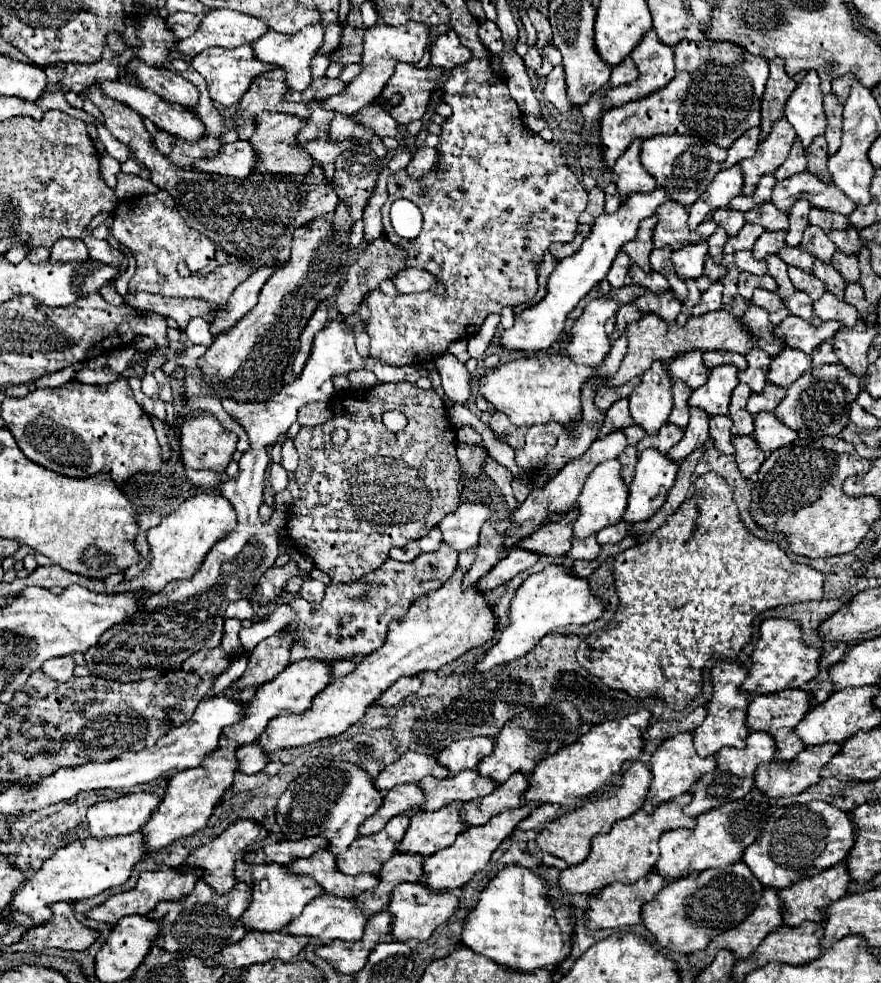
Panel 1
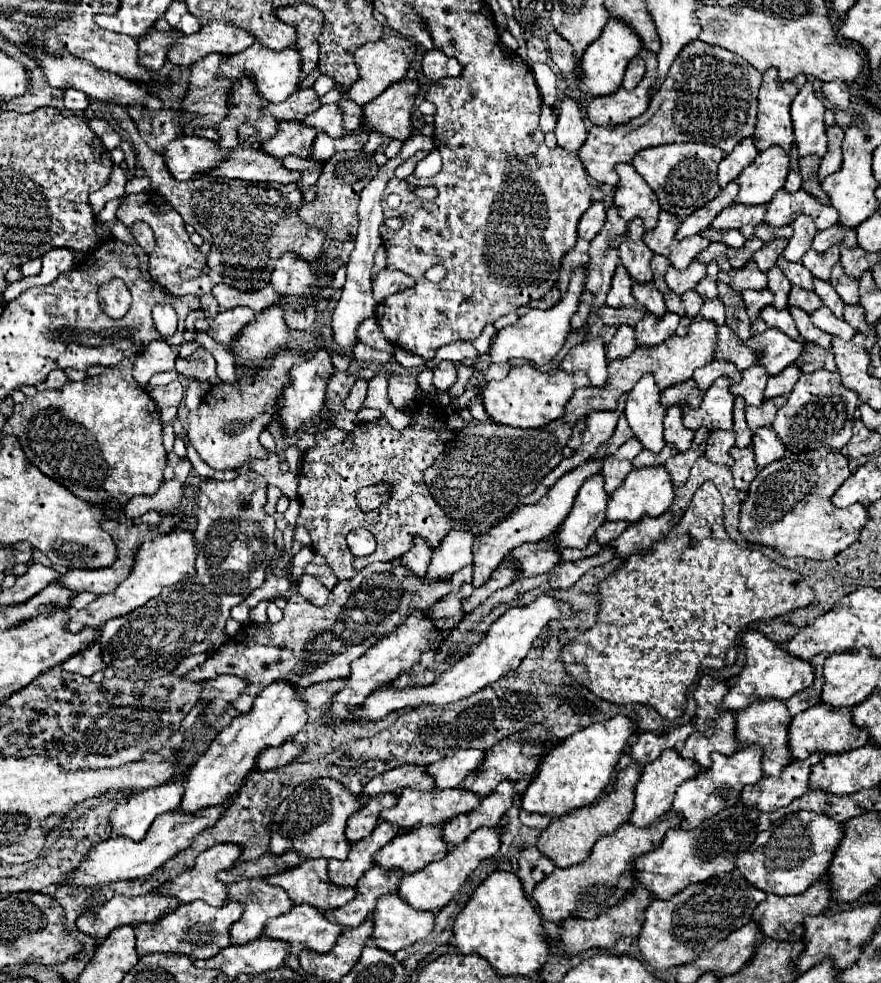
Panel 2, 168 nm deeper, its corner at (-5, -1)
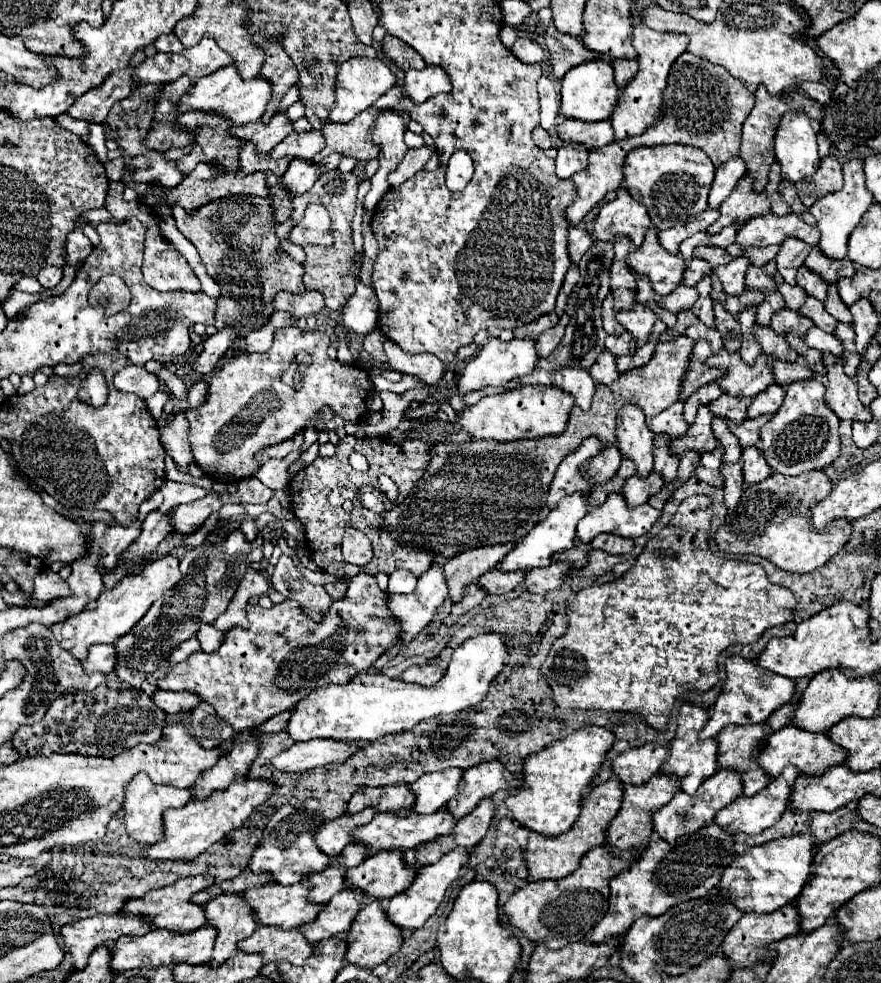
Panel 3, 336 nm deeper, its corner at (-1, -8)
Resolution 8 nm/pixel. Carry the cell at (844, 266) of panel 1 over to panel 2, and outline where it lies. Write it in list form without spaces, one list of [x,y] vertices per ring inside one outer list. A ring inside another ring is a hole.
[[[839,262],[833,266],[831,282],[833,282],[833,288],[843,298],[845,304],[857,304],[859,302],[859,282],[855,278],[847,276]]]

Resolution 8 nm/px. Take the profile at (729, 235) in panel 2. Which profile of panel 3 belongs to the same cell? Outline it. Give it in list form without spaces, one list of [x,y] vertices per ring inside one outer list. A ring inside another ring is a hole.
[[[713,247],[695,249],[695,257],[705,259],[711,265],[711,269],[715,269],[719,265],[727,265],[731,261],[731,255],[725,249],[713,249]]]

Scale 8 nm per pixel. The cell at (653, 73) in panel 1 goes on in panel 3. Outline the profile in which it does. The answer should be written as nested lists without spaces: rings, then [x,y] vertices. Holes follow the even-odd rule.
[[[561,121],[555,127],[555,133],[561,141],[565,143],[579,143],[583,145],[587,151],[605,147],[613,141],[613,127],[611,121],[595,121],[593,125],[589,123],[581,123],[581,121]]]

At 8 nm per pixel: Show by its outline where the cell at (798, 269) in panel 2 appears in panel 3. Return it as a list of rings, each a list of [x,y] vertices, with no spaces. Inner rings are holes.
[[[779,273],[773,277],[773,281],[775,281],[779,293],[785,299],[785,307],[791,309],[791,311],[799,311],[801,305],[805,303],[805,299],[807,299],[807,293],[799,285],[785,285],[785,281],[781,281]]]

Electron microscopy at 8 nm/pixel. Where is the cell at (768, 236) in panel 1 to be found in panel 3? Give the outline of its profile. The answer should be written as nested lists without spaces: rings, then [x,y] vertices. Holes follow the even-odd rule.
[[[751,265],[751,267],[747,269],[745,285],[747,285],[747,289],[755,289],[755,291],[761,291],[761,293],[765,293],[765,295],[769,295],[769,293],[775,291],[775,283],[773,283],[773,279],[765,273],[763,267],[753,267],[753,265]]]

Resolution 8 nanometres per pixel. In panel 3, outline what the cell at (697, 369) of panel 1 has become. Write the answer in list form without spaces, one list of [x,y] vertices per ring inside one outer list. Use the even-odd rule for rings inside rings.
[[[681,401],[673,403],[669,409],[657,413],[653,417],[647,417],[647,425],[655,435],[669,435],[671,439],[683,437],[689,429],[689,425],[685,425],[685,419],[683,419],[683,403]]]

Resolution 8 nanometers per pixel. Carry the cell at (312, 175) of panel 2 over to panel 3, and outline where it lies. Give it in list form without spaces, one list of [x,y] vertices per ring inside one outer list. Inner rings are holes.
[[[271,171],[265,173],[267,189],[269,189],[269,199],[273,205],[273,217],[275,223],[283,223],[291,215],[291,197],[285,195],[285,189],[281,189],[279,177],[275,177]]]

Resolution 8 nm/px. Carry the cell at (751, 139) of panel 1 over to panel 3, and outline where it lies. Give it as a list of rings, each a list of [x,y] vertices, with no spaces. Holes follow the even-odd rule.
[[[735,157],[733,161],[727,161],[725,165],[717,167],[715,181],[709,191],[709,207],[719,209],[719,205],[725,201],[725,197],[735,189],[737,181],[745,175],[745,161]]]

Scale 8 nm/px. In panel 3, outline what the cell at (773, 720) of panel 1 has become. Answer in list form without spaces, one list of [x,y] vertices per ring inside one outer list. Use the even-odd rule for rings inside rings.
[[[729,725],[717,733],[717,763],[719,769],[733,769],[741,773],[743,781],[743,795],[751,797],[759,793],[767,783],[769,777],[761,773],[757,765],[757,753],[773,731],[763,725]]]

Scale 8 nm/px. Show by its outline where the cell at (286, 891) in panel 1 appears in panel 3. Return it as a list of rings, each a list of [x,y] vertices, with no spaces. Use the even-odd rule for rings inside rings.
[[[219,895],[205,903],[205,919],[207,927],[217,929],[213,957],[209,961],[211,967],[219,967],[225,959],[233,957],[237,951],[237,941],[249,937],[257,923],[253,921],[251,909],[245,905],[241,895]]]

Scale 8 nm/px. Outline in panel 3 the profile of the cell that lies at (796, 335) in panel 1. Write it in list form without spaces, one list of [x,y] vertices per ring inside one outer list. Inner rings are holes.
[[[721,353],[711,355],[705,365],[713,365],[717,369],[725,369],[725,375],[715,379],[717,385],[721,385],[721,391],[733,397],[755,397],[761,393],[765,387],[773,383],[771,375],[771,357],[759,357],[755,365],[745,365],[739,353]]]

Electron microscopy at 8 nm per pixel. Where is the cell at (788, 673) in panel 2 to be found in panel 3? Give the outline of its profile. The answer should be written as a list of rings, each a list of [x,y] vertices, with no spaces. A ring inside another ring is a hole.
[[[727,657],[725,659],[725,671],[727,681],[713,705],[713,715],[709,713],[709,721],[699,733],[701,739],[715,737],[725,725],[757,725],[765,723],[767,717],[781,705],[789,703],[793,699],[795,687],[793,681],[787,677],[777,677],[775,673],[769,673],[755,665],[755,661],[747,661],[743,657]]]

